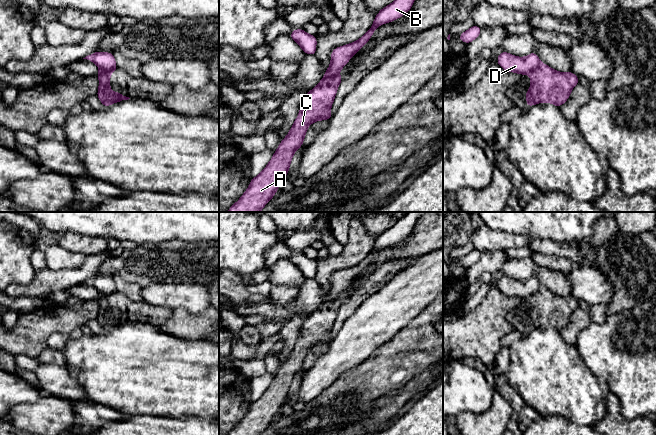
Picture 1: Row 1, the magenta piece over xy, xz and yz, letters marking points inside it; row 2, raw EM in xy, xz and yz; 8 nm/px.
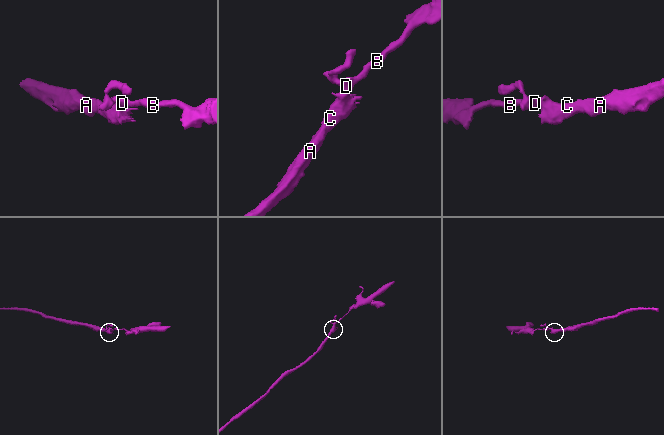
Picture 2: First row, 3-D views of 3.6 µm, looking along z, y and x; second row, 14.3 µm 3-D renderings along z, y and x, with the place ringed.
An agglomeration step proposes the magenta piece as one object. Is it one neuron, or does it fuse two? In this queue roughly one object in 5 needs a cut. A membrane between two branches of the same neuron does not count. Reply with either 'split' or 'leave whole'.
split

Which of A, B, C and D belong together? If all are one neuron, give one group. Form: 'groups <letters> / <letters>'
groups A C / B D

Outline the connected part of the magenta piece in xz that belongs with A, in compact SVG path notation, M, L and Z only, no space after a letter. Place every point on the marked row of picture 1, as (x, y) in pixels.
M338 74L324 77L305 95L299 115L270 162L257 177L252 178L245 193L227 212L260 212L273 198L289 171L295 151L303 145L308 126L333 116L330 108L342 81L343 78Z

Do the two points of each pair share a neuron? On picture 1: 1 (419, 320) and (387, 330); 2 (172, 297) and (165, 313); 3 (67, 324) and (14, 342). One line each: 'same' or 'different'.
1: different
2: different
3: same

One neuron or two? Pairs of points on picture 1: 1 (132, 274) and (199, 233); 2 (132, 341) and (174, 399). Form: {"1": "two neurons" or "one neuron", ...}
{"1": "two neurons", "2": "one neuron"}

